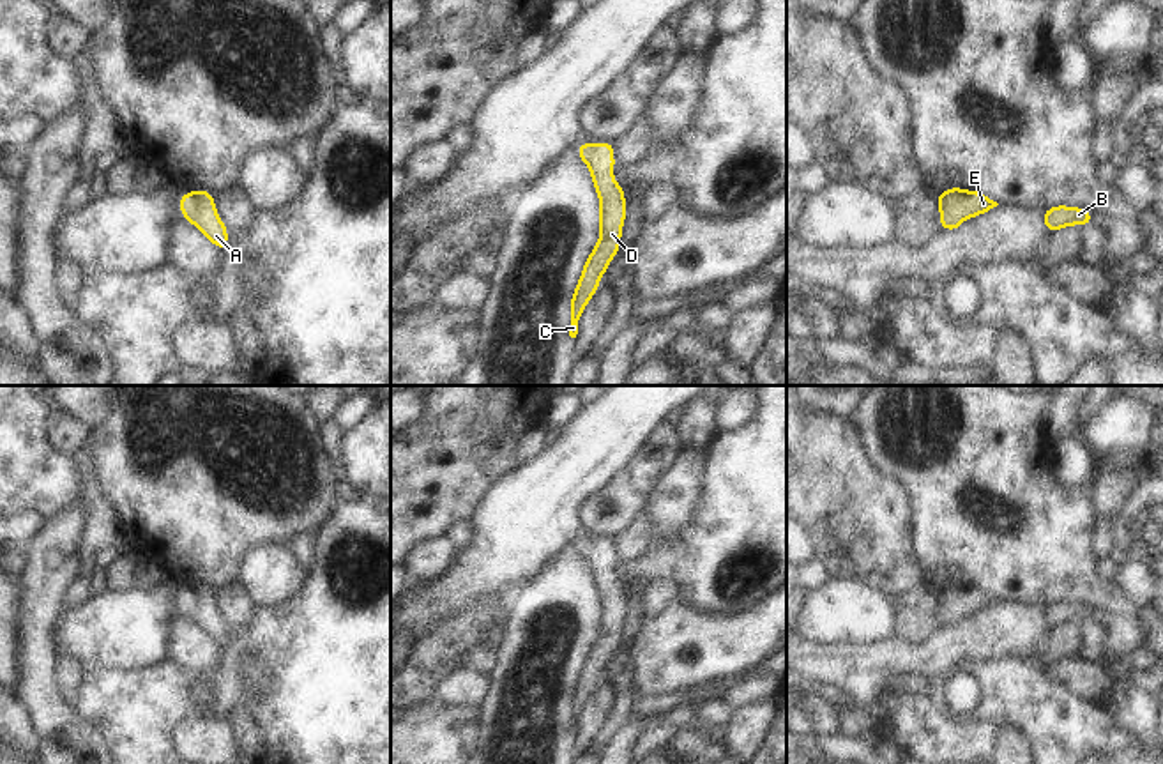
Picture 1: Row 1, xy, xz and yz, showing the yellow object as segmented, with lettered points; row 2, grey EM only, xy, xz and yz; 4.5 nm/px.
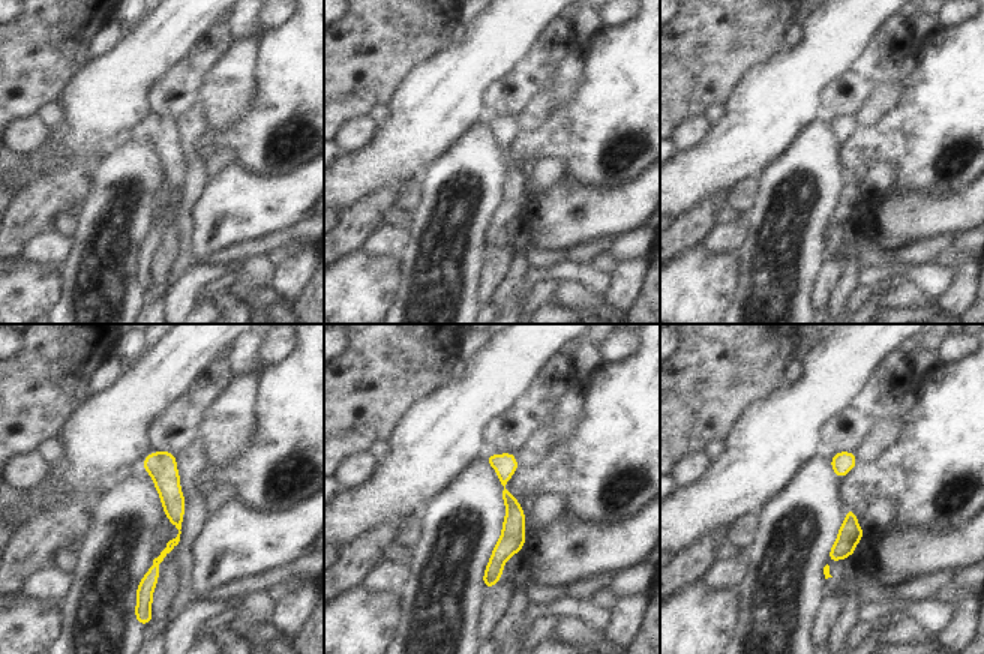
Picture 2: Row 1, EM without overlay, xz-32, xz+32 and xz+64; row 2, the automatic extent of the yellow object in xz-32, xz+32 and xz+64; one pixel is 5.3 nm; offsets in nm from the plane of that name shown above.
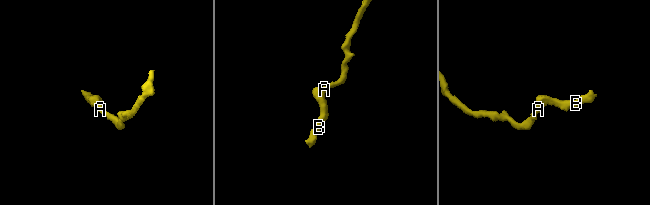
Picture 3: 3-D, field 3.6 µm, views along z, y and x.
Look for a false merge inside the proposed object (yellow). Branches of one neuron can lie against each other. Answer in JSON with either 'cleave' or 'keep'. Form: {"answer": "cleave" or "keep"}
{"answer": "keep"}

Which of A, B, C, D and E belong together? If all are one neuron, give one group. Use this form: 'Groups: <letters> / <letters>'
Groups: A B C D E

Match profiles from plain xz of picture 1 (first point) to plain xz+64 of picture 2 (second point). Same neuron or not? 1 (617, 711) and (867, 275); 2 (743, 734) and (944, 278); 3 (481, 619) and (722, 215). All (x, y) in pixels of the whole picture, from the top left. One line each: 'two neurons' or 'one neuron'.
1: two neurons
2: two neurons
3: two neurons

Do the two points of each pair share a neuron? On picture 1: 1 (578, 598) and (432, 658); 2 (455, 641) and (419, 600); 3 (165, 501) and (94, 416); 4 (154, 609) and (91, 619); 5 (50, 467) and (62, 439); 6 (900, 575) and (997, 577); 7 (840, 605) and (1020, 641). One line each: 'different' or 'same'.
1: different
2: different
3: different
4: same
5: different
6: different
7: different

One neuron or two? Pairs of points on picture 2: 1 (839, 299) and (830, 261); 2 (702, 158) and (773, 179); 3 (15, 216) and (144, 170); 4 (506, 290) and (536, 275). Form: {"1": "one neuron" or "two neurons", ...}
{"1": "two neurons", "2": "two neurons", "3": "two neurons", "4": "two neurons"}

